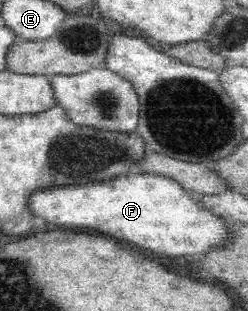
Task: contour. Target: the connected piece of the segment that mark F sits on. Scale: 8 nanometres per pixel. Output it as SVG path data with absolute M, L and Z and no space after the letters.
M129 172L80 186L38 188L28 198L34 216L54 224L94 228L160 256L204 254L229 238L229 228L218 215L204 209L198 198L184 191L178 182L162 175Z

